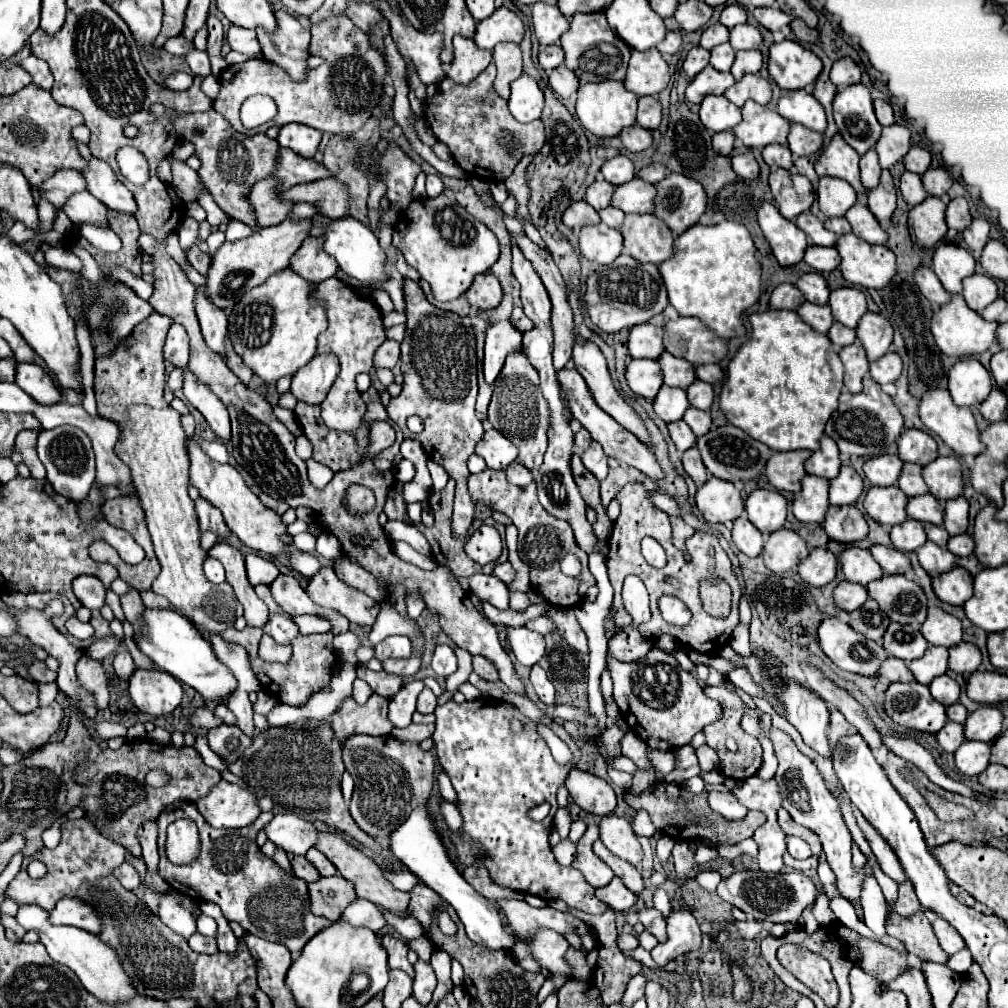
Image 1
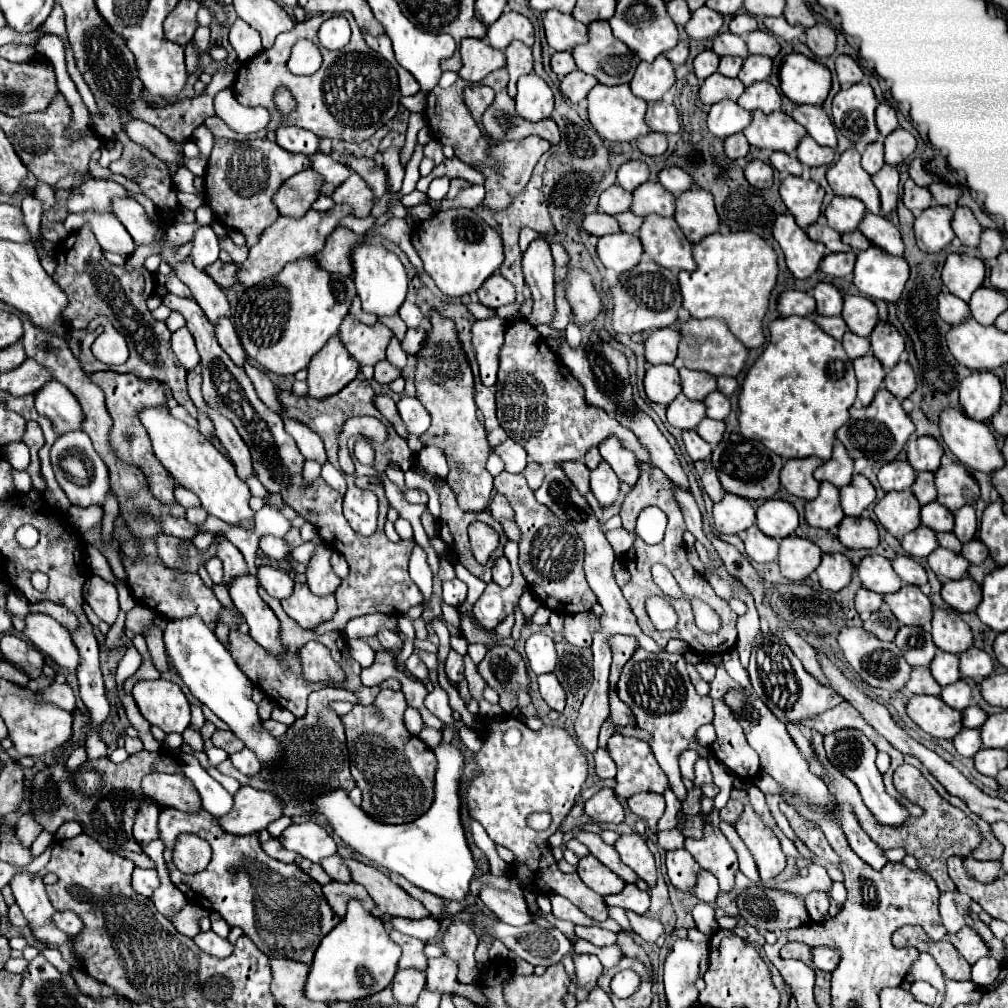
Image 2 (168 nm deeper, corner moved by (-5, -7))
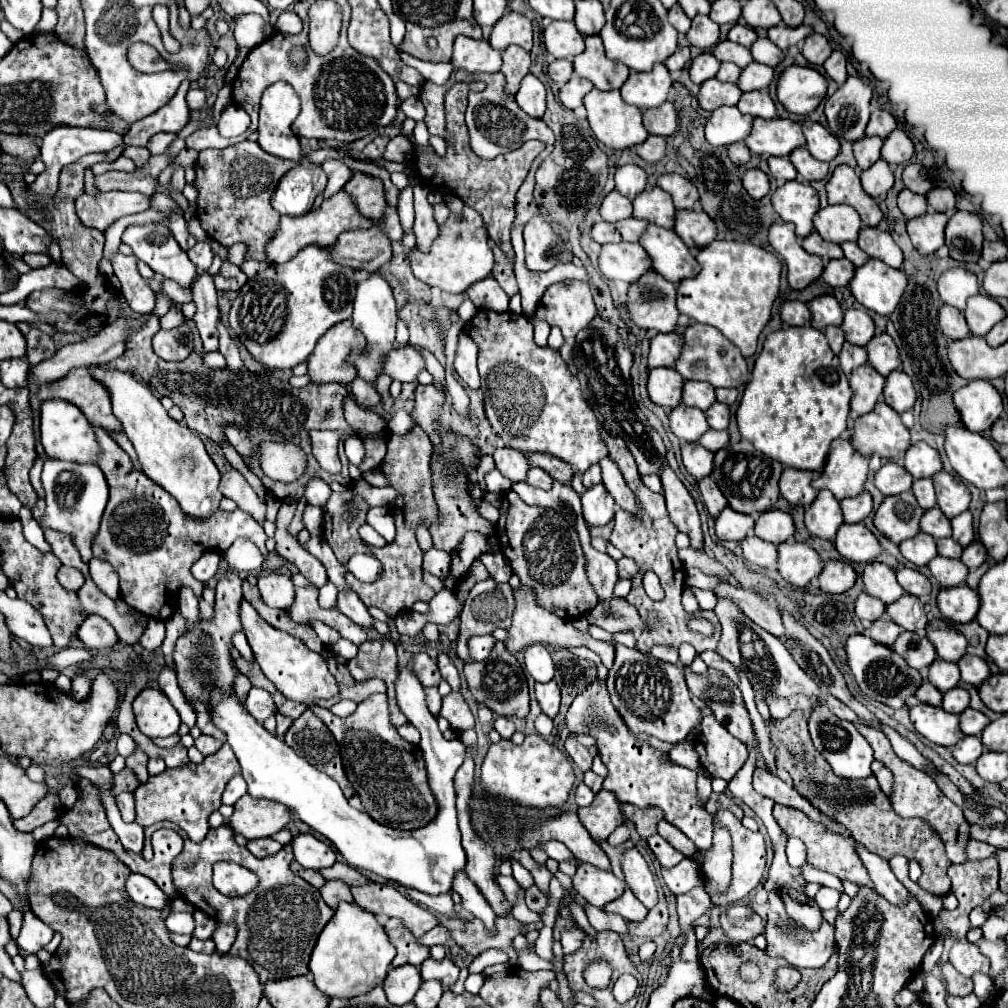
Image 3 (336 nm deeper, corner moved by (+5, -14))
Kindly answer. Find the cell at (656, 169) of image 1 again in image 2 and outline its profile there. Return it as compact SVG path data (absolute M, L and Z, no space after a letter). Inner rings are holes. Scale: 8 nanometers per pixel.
M667 167L667 169L663 169L659 173L659 181L675 197L679 197L683 191L687 191L687 189L691 189L695 185L695 181L691 179L691 175L685 173L681 167Z

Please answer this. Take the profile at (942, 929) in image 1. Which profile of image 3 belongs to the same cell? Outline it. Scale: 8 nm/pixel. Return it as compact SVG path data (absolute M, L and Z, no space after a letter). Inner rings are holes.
M967 940L955 942L949 952L949 962L961 972L963 976L973 976L975 972L989 972L989 958L981 954L977 944L971 944Z

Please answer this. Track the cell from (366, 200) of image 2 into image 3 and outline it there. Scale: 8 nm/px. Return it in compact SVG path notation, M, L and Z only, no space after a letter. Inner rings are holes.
M353 174L351 180L343 186L343 190L353 198L361 216L379 220L387 202L377 178L369 178L365 174Z

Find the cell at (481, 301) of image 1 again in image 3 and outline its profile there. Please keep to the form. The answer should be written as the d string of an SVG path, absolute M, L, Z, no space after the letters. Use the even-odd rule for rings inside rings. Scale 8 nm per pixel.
M493 276L483 278L481 282L475 282L473 286L469 286L467 296L479 310L507 312L507 306L509 306L509 296Z

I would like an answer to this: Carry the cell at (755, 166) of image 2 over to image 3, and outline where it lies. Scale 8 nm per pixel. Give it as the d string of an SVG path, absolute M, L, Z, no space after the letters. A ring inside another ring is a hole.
M753 168L753 170L747 170L743 174L743 186L751 198L761 200L769 192L769 178L759 168Z

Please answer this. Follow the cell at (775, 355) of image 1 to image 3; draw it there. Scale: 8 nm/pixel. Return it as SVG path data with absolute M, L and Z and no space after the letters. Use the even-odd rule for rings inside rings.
M787 328L777 330L767 336L759 358L755 360L751 382L745 386L739 408L737 408L737 426L741 438L749 440L759 452L781 462L783 466L799 470L823 470L829 444L847 430L851 388L845 372L839 368L837 356L829 350L825 334L811 328Z

